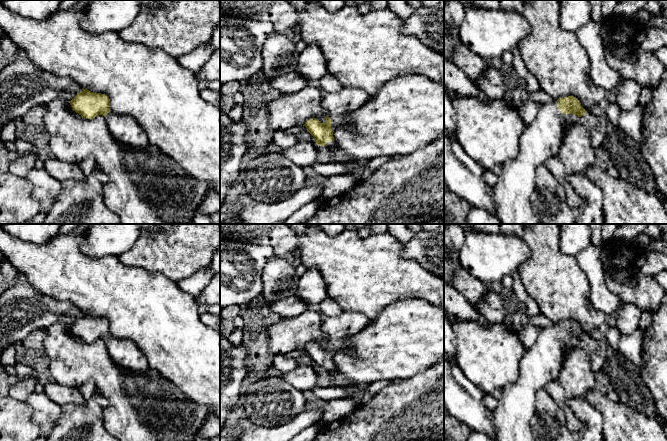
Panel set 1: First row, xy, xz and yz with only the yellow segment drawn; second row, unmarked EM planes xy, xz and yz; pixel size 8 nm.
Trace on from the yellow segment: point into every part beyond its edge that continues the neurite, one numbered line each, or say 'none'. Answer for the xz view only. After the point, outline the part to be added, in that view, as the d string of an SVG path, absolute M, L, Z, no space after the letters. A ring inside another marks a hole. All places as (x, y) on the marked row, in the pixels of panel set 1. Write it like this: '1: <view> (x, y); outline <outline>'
1: xz (338, 104); outline M343 87L334 93L324 93L321 104L331 119L331 129L335 131L344 125L345 115L351 113L370 99L370 95L360 88Z

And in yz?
1: yz (542, 139); outline M558 101L540 105L535 120L524 128L520 136L520 150L518 155L502 165L502 172L493 187L493 201L497 210L497 217L501 224L539 224L530 204L530 198L536 186L537 168L545 164L546 160L555 156L560 150L565 130L569 125L580 123L591 135L593 148L603 147L606 135L605 123L590 112L577 117L573 114L564 114L558 109Z

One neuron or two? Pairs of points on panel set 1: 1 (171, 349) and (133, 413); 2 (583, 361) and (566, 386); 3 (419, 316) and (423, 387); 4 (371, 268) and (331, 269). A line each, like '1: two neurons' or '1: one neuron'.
1: two neurons
2: one neuron
3: two neurons
4: one neuron

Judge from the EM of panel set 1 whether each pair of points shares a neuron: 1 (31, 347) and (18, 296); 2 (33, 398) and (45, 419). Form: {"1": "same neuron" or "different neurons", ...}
{"1": "different neurons", "2": "same neuron"}

